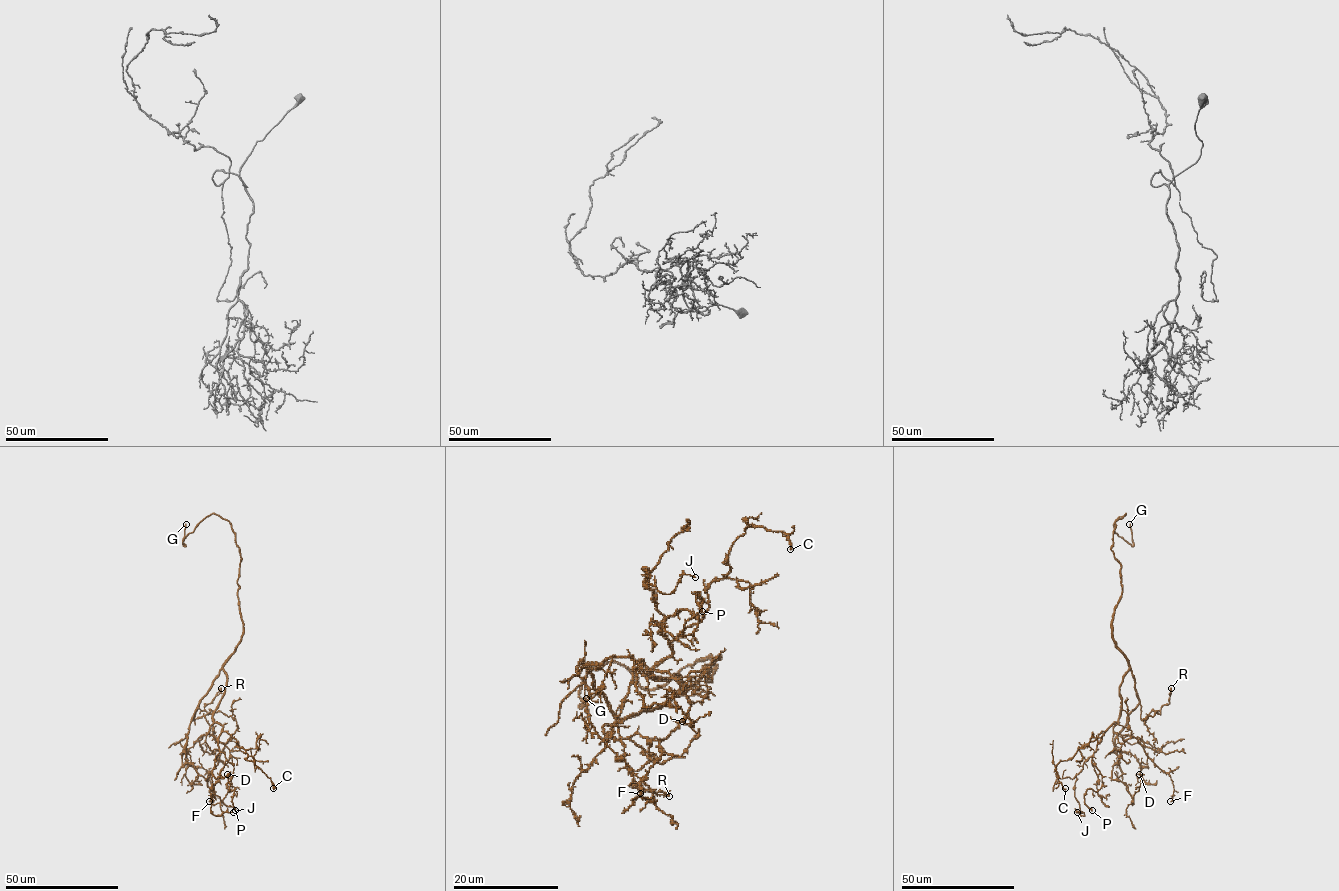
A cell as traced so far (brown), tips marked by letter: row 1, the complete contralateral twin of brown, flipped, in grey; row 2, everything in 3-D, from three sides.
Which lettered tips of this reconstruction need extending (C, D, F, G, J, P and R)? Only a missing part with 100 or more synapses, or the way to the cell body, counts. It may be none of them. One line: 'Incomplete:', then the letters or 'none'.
Incomplete: G

